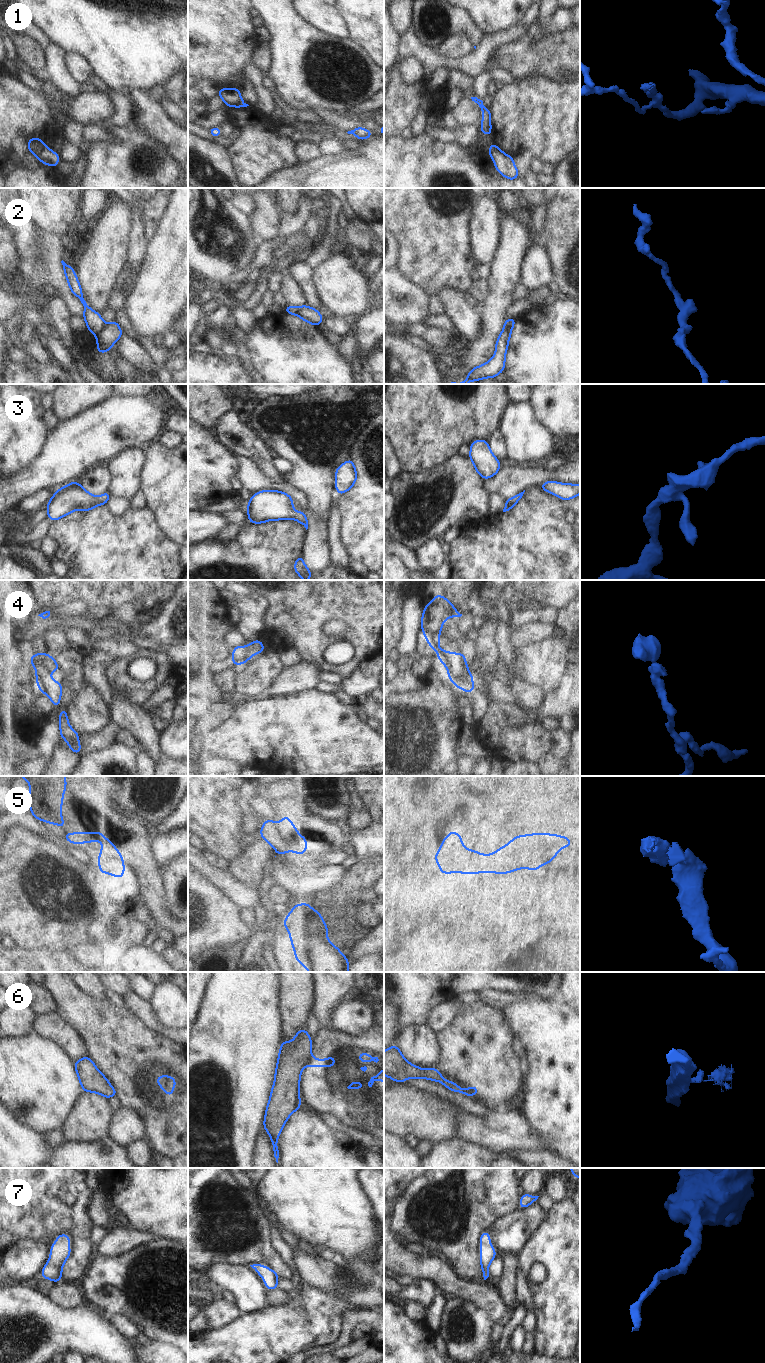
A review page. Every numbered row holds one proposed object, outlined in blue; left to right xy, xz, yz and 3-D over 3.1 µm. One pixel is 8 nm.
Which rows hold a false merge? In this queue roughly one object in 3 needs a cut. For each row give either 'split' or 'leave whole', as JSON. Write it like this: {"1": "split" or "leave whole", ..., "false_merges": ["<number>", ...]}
{"1": "split", "2": "split", "3": "leave whole", "4": "leave whole", "5": "split", "6": "split", "7": "leave whole", "false_merges": ["1", "2", "5", "6"]}

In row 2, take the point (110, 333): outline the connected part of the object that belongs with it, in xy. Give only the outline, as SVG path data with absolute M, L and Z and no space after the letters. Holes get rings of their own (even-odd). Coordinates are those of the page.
M115 320L112 323L104 324L102 330L96 335L97 337L97 352L109 352L114 343L123 335L123 331Z

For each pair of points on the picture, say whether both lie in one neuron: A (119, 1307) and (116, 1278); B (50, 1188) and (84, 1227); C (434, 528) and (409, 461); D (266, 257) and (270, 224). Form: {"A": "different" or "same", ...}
{"A": "same", "B": "same", "C": "different", "D": "different"}

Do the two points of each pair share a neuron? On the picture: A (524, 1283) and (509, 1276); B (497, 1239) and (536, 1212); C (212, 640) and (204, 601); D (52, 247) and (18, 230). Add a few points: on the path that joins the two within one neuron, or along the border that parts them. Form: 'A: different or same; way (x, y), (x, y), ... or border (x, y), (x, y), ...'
A: different; border (517, 1261), (515, 1266), (515, 1292), (518, 1302)
B: same; way (507, 1236), (526, 1221)
C: same; way (206, 630), (198, 622), (198, 611)
D: different; border (40, 230), (35, 239), (36, 260), (34, 262)

